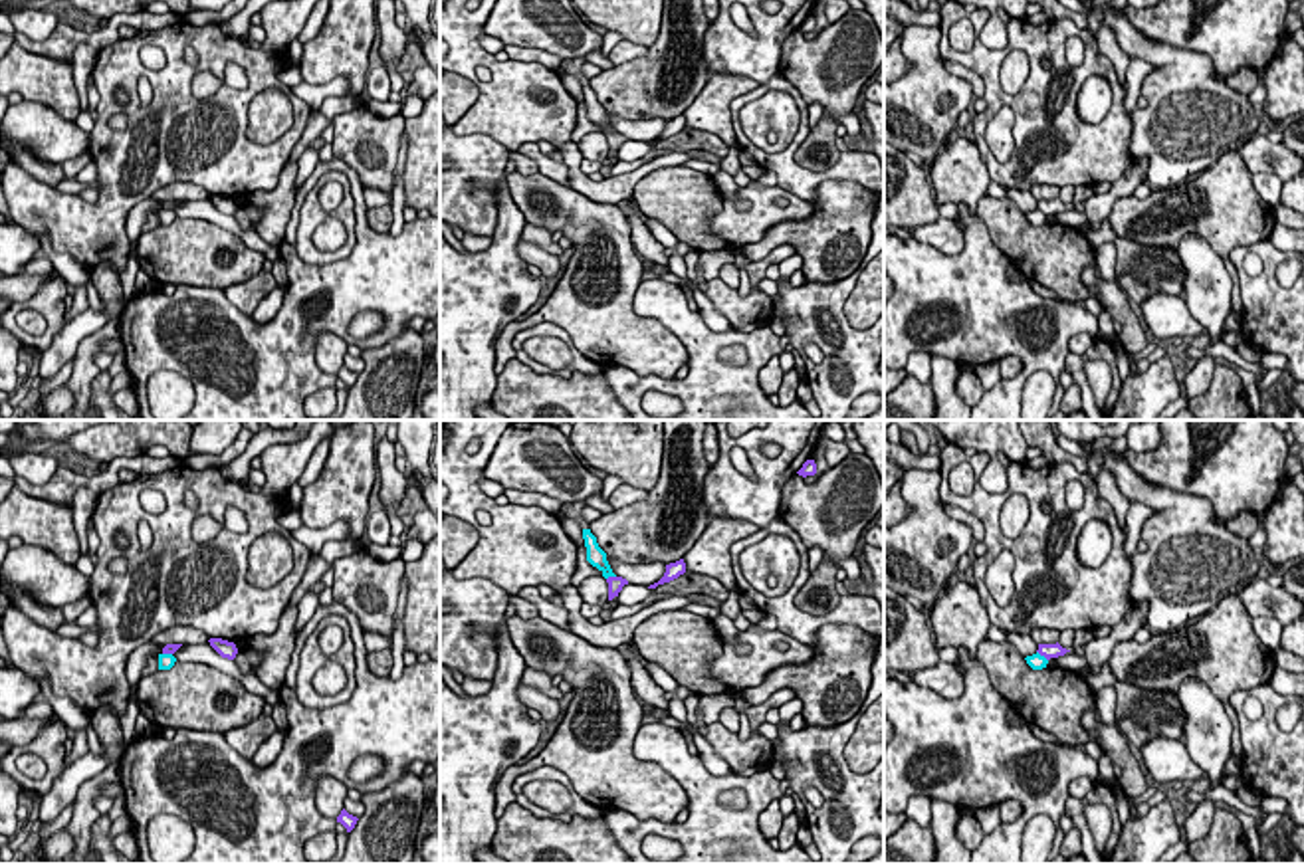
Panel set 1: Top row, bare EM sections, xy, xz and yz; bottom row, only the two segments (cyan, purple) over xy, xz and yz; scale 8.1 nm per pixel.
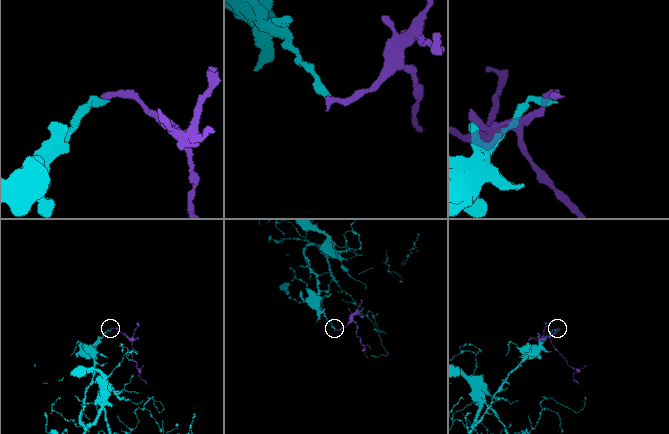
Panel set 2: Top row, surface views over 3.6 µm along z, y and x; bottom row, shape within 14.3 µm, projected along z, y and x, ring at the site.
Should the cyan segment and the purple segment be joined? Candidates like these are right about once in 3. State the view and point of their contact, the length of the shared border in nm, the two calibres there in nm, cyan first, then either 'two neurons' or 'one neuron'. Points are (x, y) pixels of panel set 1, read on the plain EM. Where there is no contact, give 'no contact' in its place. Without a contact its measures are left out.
yz (1043, 213) | 130 nm | 130/130 nm | two neurons

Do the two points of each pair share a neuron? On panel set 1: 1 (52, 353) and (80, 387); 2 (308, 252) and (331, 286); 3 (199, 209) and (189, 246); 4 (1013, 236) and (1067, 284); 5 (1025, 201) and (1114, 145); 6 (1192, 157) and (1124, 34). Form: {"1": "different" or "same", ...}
{"1": "different", "2": "different", "3": "different", "4": "same", "5": "different", "6": "same"}

